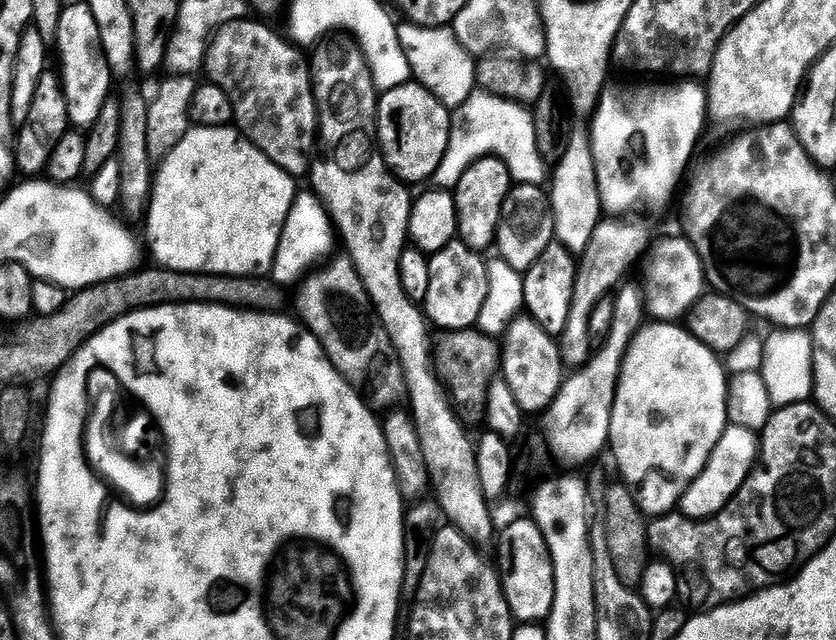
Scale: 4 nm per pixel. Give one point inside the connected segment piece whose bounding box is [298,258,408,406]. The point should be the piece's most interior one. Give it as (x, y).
(335, 306)

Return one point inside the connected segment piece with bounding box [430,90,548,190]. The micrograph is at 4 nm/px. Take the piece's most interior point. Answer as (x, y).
(484, 125)

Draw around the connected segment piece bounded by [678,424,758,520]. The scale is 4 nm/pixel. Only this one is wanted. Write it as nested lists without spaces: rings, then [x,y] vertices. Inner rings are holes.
[[[733,424],[725,428],[718,446],[710,454],[706,466],[694,478],[694,482],[684,491],[678,508],[683,515],[692,520],[708,520],[718,515],[736,496],[736,491],[746,482],[758,463],[757,433]]]

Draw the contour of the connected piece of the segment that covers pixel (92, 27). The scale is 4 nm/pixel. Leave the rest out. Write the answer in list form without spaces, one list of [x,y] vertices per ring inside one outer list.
[[[68,6],[63,9],[56,44],[60,48],[60,60],[64,63],[62,83],[64,97],[68,99],[69,121],[77,129],[91,129],[92,124],[98,122],[98,114],[102,114],[104,105],[109,103],[108,91],[112,88],[114,77],[104,57],[98,22],[94,22],[94,14],[90,14],[88,7],[72,9]]]

